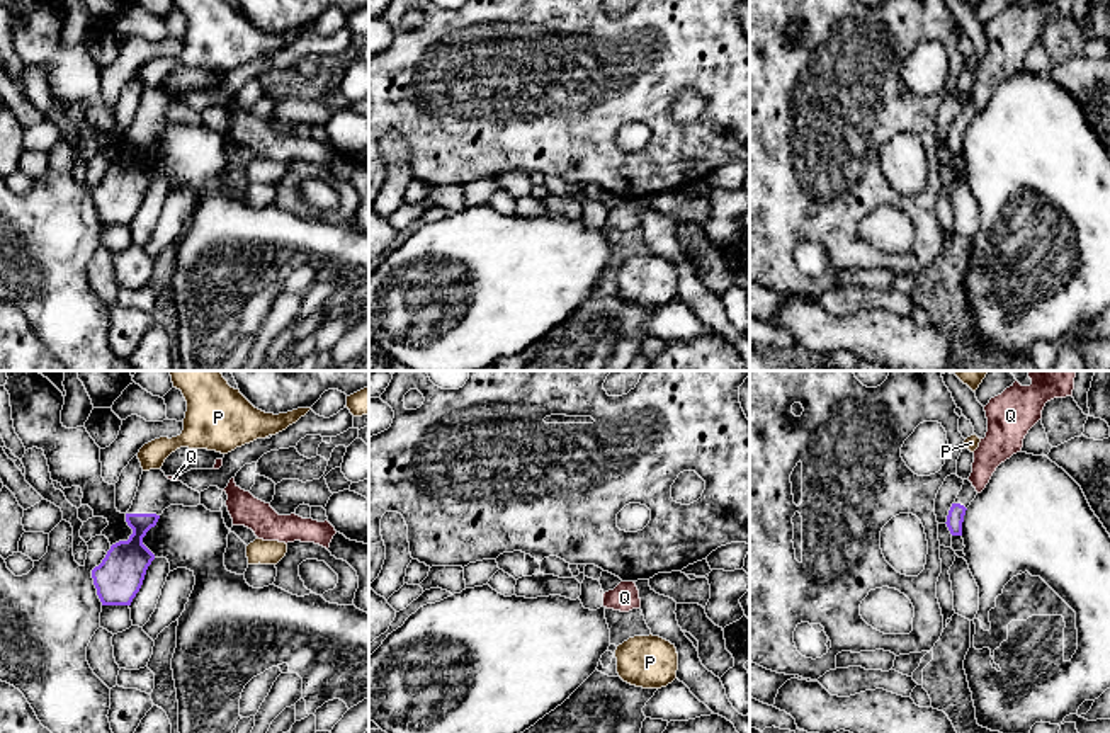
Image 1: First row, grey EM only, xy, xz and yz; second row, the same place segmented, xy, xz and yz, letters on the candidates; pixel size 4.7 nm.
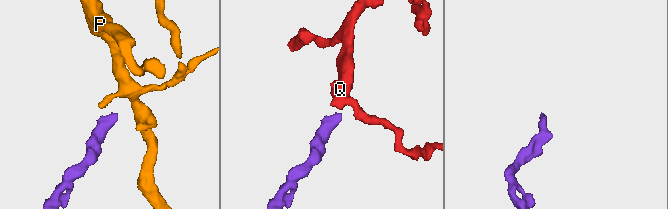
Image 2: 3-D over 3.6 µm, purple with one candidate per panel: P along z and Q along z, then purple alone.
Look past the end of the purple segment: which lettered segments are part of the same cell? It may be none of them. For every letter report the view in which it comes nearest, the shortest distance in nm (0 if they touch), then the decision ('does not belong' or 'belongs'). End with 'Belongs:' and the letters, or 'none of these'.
P: xy | 200 nm | does not belong
Q: yz | 100 nm | belongs
Belongs: Q

